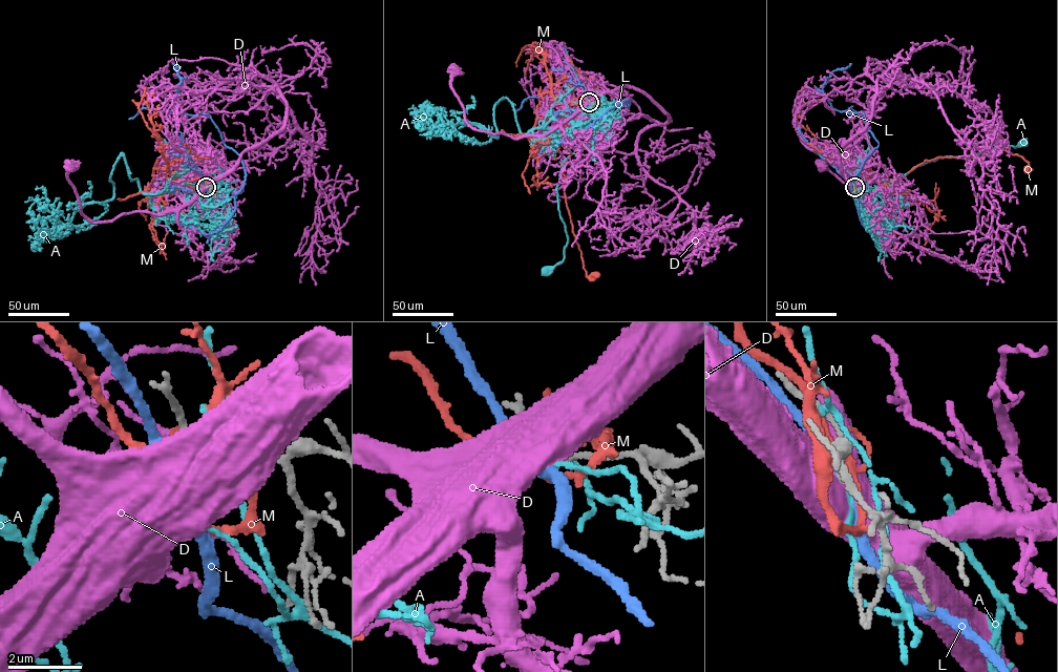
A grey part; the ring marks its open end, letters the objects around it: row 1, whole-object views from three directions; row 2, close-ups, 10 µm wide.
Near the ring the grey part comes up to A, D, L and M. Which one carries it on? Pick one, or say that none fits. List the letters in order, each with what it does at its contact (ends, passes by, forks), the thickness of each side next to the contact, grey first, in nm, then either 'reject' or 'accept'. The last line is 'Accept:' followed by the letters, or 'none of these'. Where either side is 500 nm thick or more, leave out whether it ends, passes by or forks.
A: it ends | 140/120 nm | reject
D: 160/750 nm | accept
L: it passes by | 160/260 nm | reject
M: it forks | 170/240 nm | reject
Accept: D

